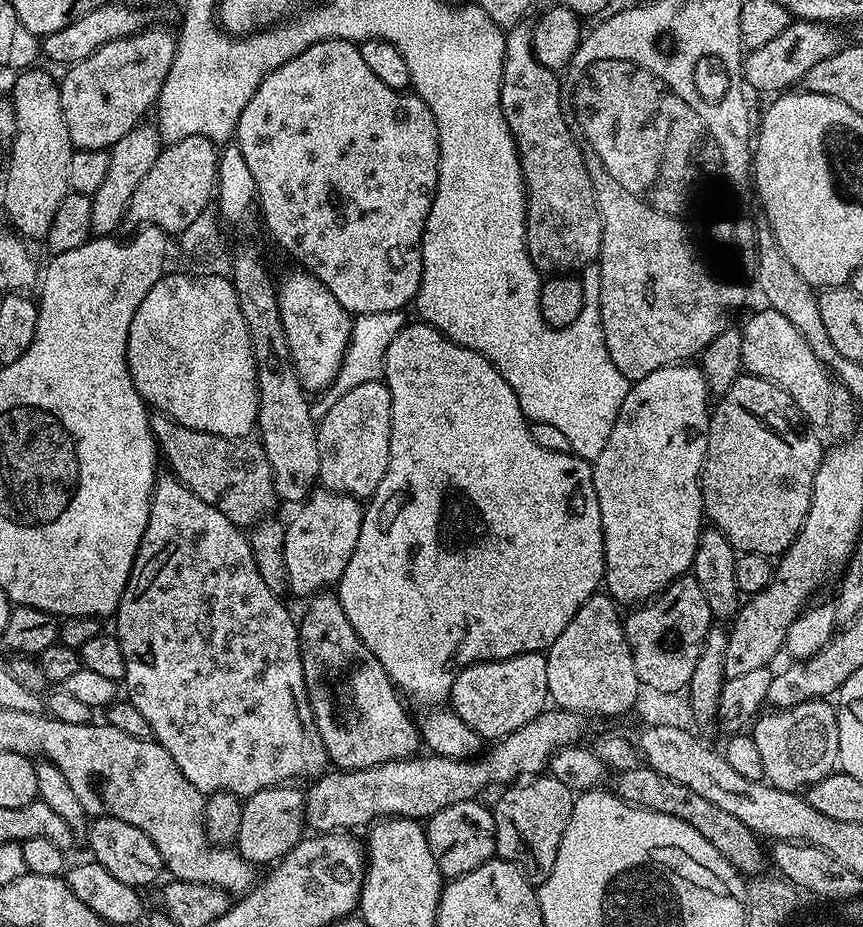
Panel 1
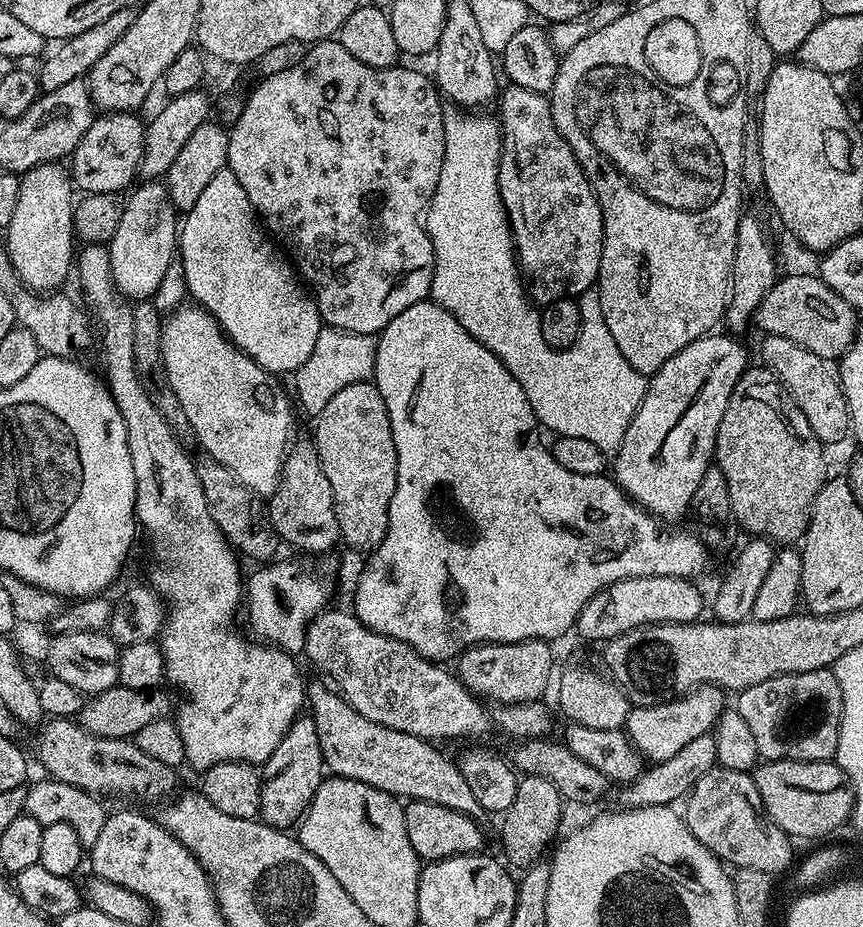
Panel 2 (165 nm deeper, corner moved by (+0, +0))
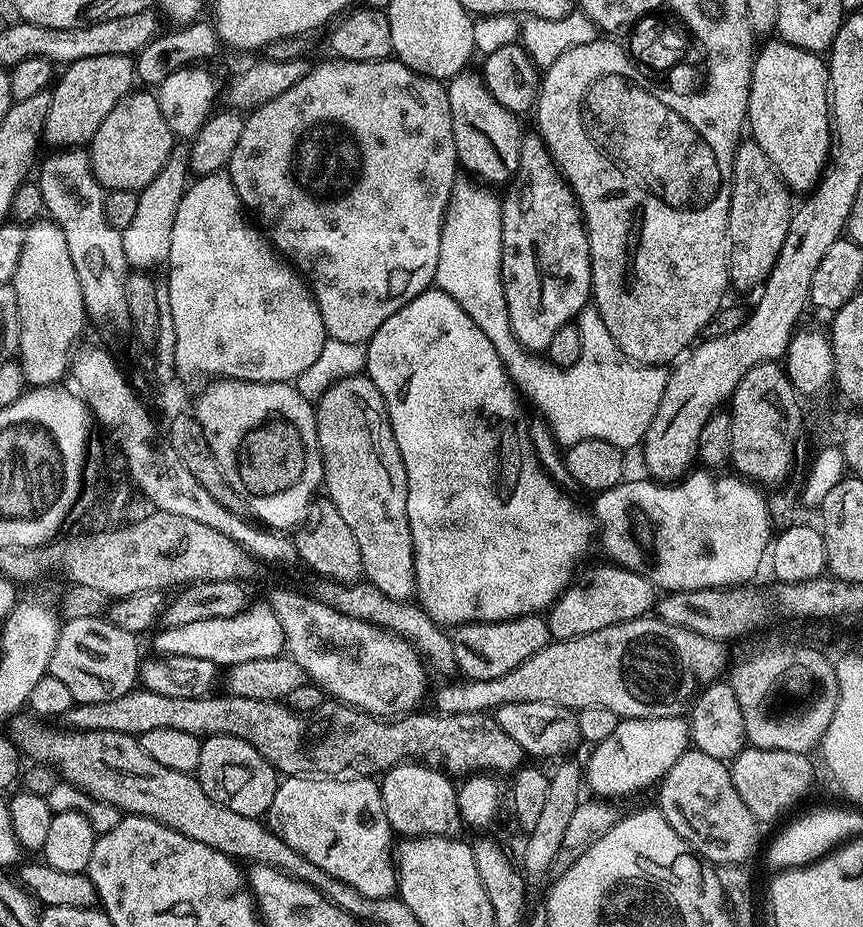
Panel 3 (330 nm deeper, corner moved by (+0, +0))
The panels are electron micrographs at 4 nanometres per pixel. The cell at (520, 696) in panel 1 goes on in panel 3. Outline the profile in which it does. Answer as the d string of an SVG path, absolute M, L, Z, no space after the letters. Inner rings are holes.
M543 615L519 616L513 620L461 624L451 633L457 669L469 680L498 679L526 658L538 654L550 642L548 621Z

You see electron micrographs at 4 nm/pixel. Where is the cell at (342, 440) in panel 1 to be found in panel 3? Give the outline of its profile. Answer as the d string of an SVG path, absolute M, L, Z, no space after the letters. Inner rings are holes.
M359 374L342 377L336 384L331 384L314 407L320 453L324 459L322 488L325 493L328 491L327 499L336 507L338 514L342 514L346 526L350 526L350 531L354 533L358 550L362 550L362 566L367 583L373 584L394 600L411 601L417 595L417 589L414 542L406 514L406 466L390 426L384 395L367 374Z

